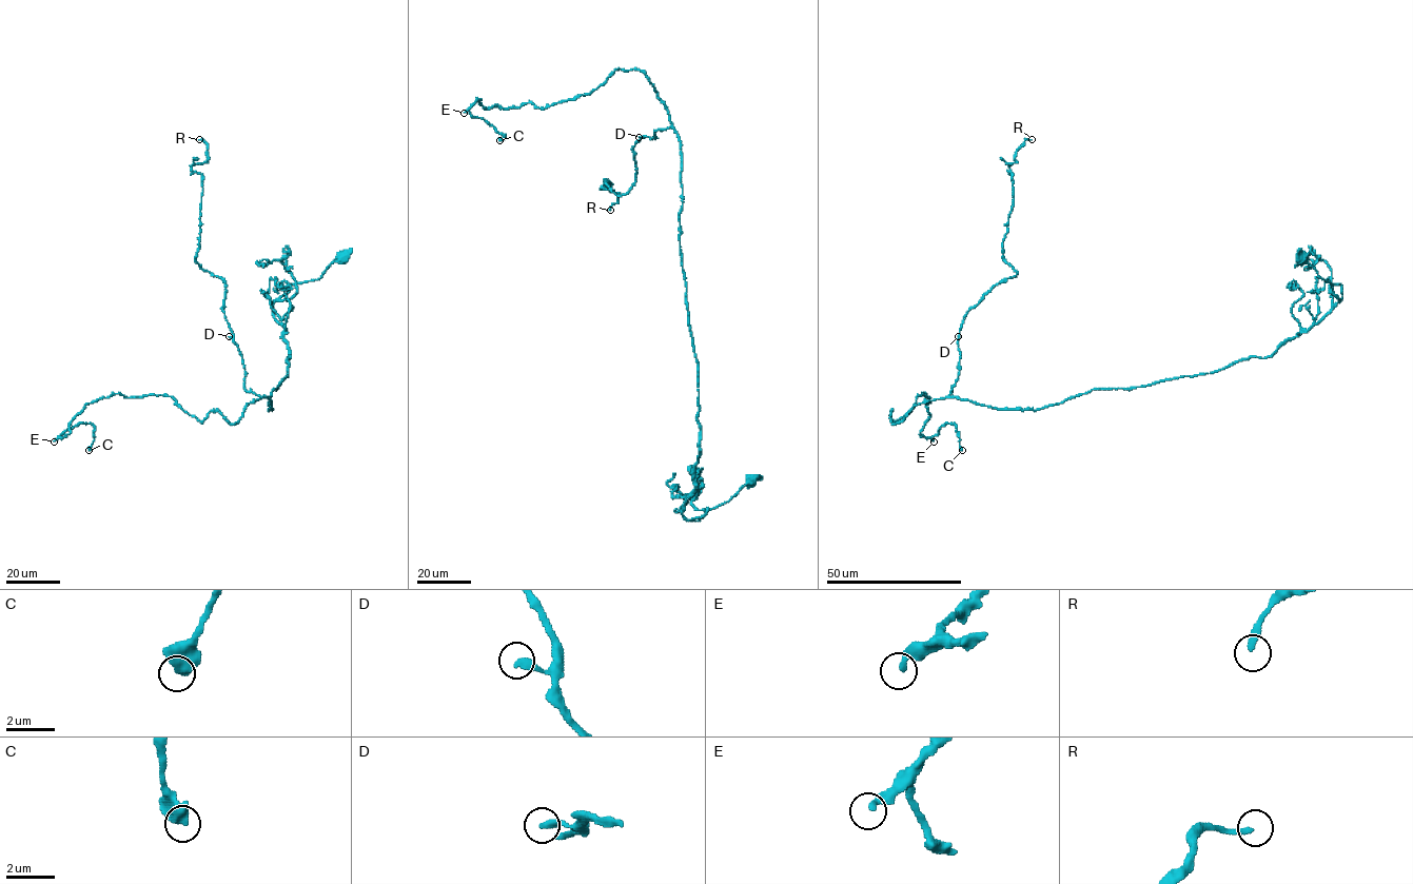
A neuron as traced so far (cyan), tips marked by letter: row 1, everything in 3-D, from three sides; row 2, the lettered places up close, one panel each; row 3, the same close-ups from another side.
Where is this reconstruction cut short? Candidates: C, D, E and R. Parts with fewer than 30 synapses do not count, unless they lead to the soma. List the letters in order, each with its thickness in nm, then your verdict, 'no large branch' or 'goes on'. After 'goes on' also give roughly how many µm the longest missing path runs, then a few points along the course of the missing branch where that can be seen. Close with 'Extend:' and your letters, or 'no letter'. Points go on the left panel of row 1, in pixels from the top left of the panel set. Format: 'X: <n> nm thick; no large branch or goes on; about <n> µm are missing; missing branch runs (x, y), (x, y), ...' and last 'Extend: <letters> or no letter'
C: 550 nm thick; no large branch
D: 320 nm thick; no large branch
E: 280 nm thick; no large branch
R: 220 nm thick; goes on; about 30 µm are missing; missing branch runs (199, 139), (181, 139), (174, 154), (171, 143)
Extend: R

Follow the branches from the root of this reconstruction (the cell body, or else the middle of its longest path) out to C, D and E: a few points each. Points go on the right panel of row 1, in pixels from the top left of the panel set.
C: (1300, 257), (1342, 298), (1267, 357), (1036, 410), (890, 411), (924, 393), (920, 434), (955, 424), (962, 450)
D: (1300, 257), (1342, 298), (1271, 355), (1210, 373), (995, 409), (948, 396), (958, 336)
E: (1300, 257), (1342, 298), (1271, 355), (1036, 410), (946, 397), (896, 424), (890, 411), (924, 393), (934, 442)

